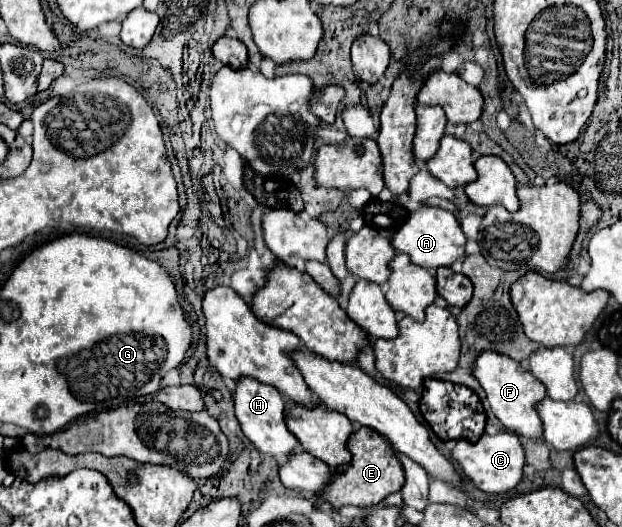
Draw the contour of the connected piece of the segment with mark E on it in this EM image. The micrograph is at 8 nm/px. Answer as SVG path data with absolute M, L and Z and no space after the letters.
M361 428L353 432L347 440L347 448L351 452L351 466L345 466L345 472L335 472L331 470L331 478L325 484L325 488L317 494L317 504L331 504L333 510L339 510L343 506L359 506L359 508L369 508L379 504L385 496L401 490L403 486L403 468L393 452L393 448L387 446L387 440L379 436L371 428Z

